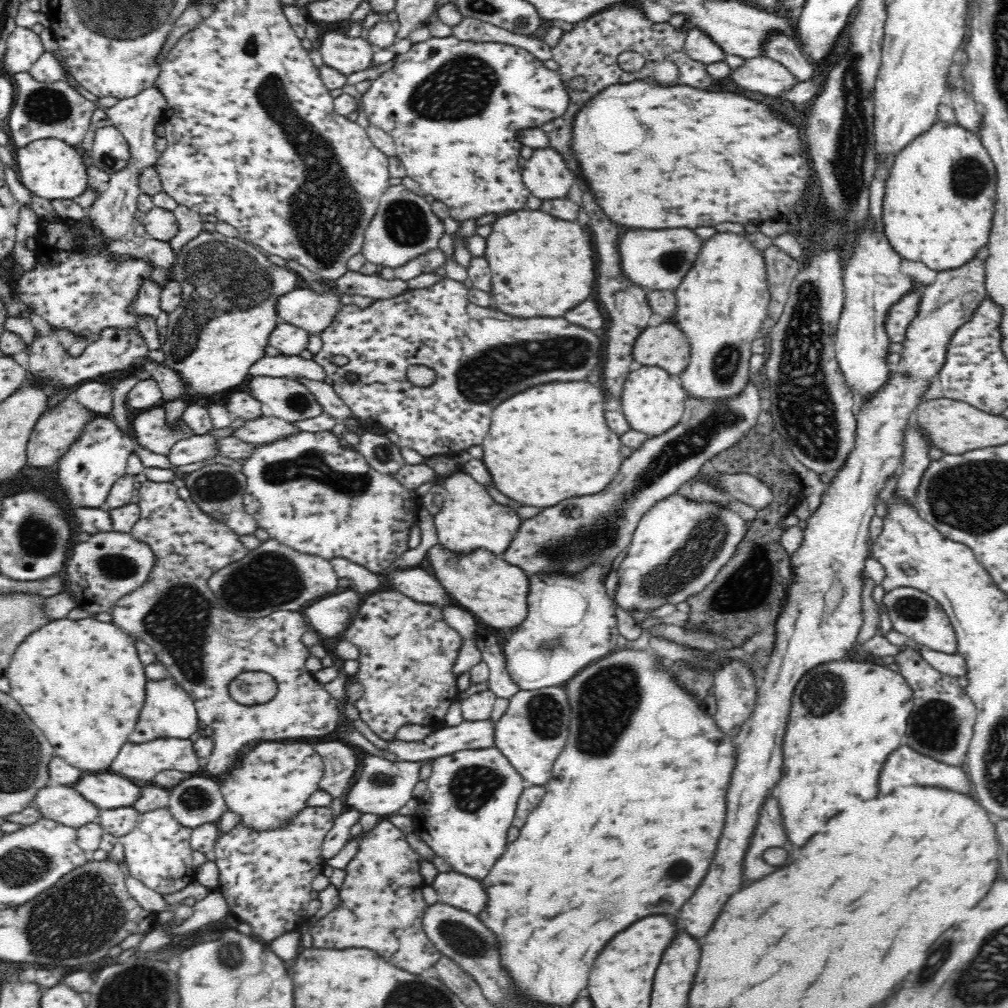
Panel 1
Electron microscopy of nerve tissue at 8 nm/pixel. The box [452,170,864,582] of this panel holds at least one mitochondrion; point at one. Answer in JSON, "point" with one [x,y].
{"point":[808,411]}

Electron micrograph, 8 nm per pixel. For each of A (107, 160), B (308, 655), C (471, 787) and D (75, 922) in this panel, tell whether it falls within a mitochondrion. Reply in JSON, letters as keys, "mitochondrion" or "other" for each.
{"A":"mitochondrion","B":"other","C":"mitochondrion","D":"mitochondrion"}

